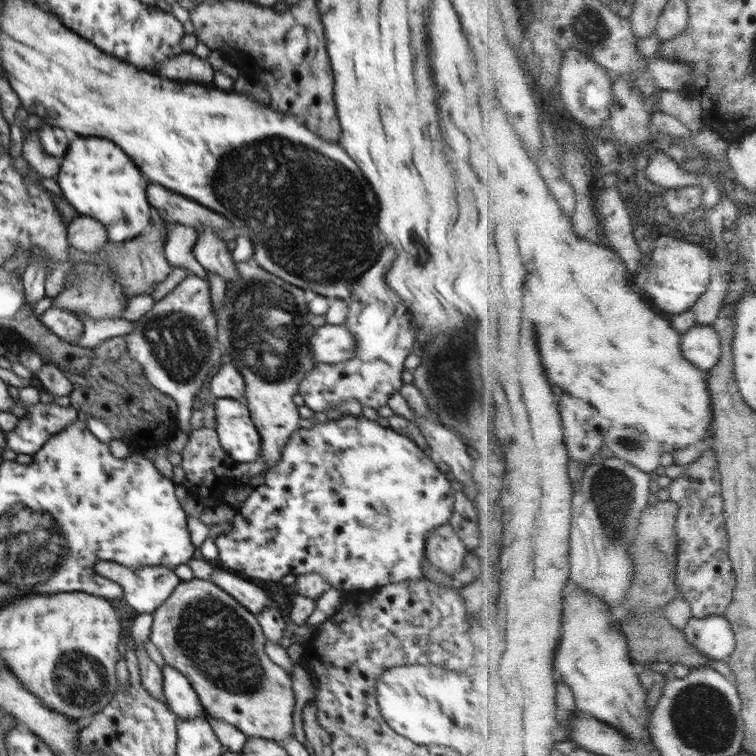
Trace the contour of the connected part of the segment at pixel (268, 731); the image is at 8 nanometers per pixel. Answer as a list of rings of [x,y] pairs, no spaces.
[[[193,578],[181,581],[178,586],[170,593],[170,596],[152,613],[153,623],[149,640],[158,648],[164,660],[174,669],[180,671],[190,682],[193,690],[196,692],[206,715],[215,720],[222,720],[236,726],[246,737],[260,737],[270,739],[281,743],[284,740],[294,738],[294,707],[296,704],[296,696],[292,688],[292,679],[281,666],[278,666],[268,655],[266,655],[266,638],[258,619],[247,608],[244,608],[234,597],[230,596],[226,591],[216,586],[212,581]]]

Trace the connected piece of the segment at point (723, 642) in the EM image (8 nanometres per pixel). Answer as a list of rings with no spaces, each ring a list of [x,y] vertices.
[[[726,615],[694,617],[685,629],[688,640],[713,660],[730,660],[736,649],[737,634]]]

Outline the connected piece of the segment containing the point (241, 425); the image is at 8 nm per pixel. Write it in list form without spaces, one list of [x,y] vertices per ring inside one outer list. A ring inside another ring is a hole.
[[[217,398],[216,432],[219,443],[234,462],[254,462],[260,458],[260,433],[248,406],[233,398]]]

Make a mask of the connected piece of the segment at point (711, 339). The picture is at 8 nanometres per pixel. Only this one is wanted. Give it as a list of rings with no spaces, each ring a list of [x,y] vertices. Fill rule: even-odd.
[[[696,324],[681,338],[686,357],[707,372],[717,368],[724,352],[722,337],[716,328]]]

